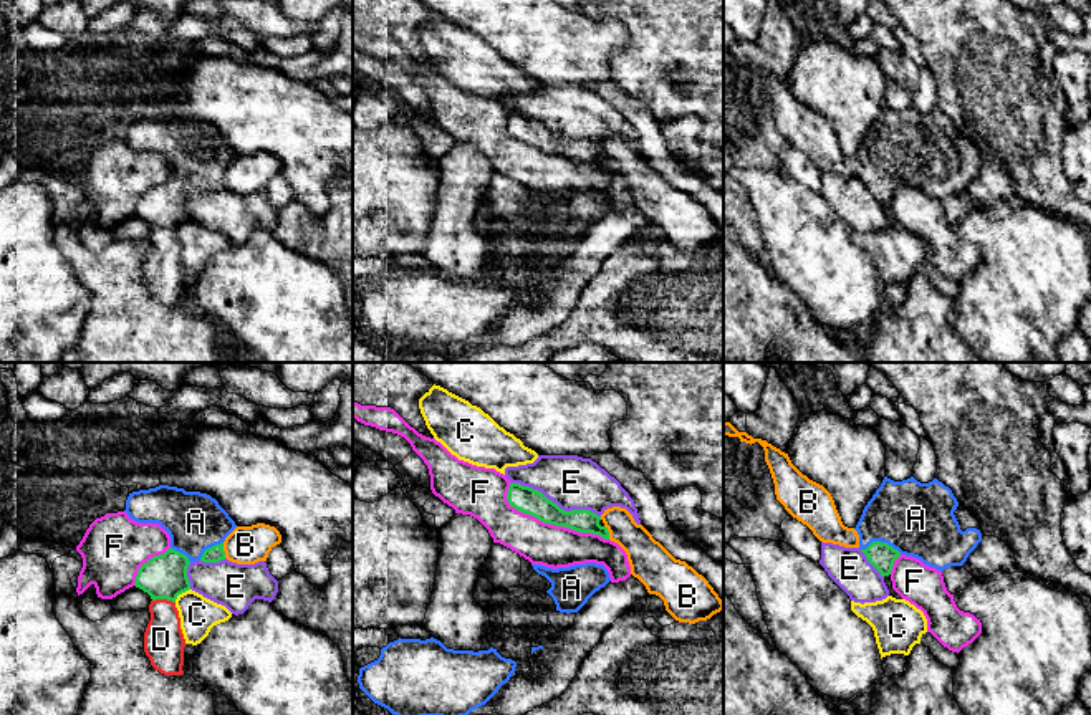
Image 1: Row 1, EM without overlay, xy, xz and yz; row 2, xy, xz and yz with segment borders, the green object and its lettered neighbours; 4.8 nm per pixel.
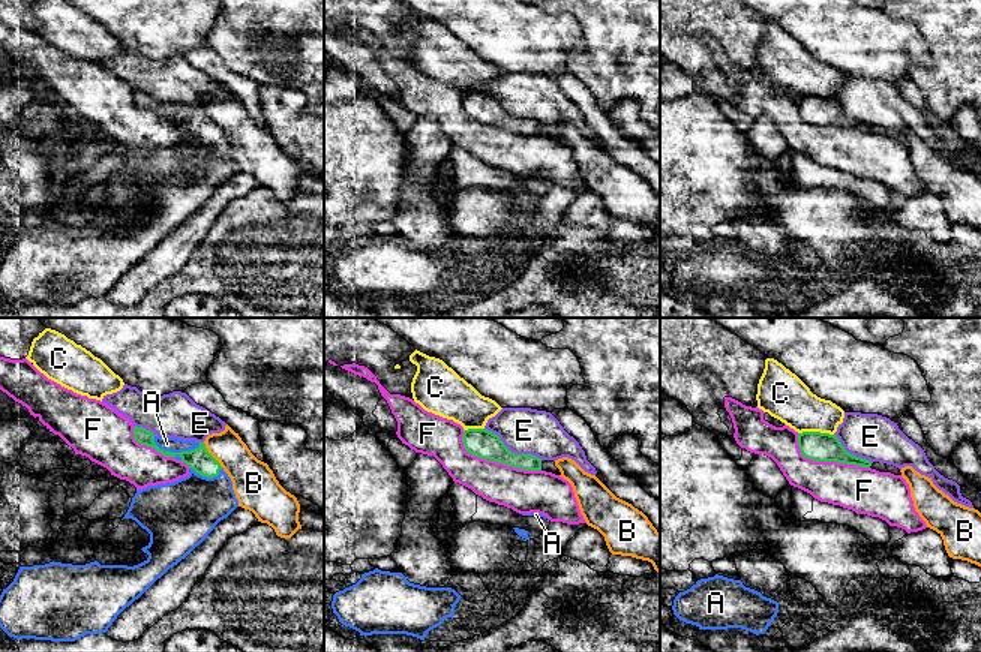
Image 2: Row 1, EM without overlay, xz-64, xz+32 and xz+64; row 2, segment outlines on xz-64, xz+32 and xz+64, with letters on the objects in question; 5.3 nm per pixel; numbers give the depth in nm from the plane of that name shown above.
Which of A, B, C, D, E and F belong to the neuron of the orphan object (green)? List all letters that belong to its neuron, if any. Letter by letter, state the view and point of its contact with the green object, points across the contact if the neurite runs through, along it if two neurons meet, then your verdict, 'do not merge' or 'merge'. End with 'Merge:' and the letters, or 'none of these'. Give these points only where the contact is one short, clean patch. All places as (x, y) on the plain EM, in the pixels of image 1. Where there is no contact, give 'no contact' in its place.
A: meets green in yz at (879, 171); merge
B: meets green in xy at (222, 179); border along xy (222, 172), (225, 186); do not merge
C: meets green in xy at (181, 222); border along xy (189, 217), (174, 230); do not merge
D: meets green in xy at (164, 227); runs through xy (164, 206), (164, 227), (164, 272); merge
E: meets green in xz at (555, 133); border along xz (512, 111), (540, 119), (565, 139), (591, 139), (600, 146); do not merge
F: meets green in xz at (550, 153); do not merge
Merge: A, D

